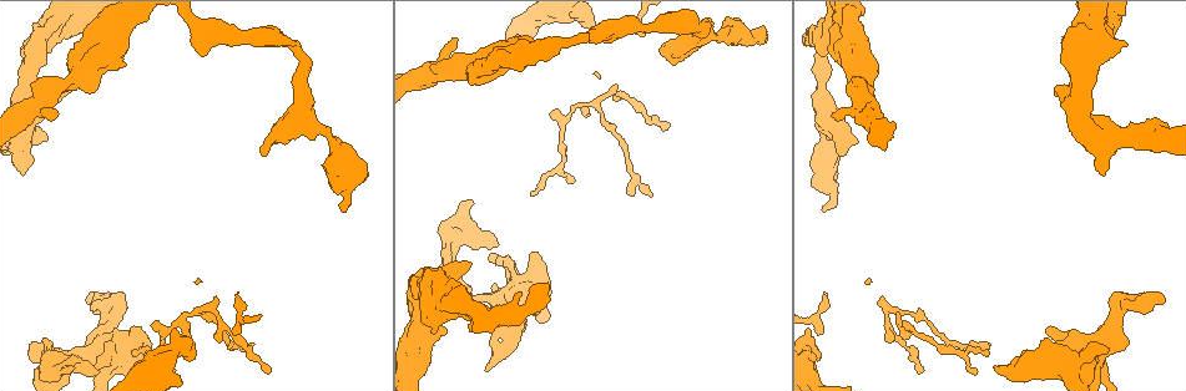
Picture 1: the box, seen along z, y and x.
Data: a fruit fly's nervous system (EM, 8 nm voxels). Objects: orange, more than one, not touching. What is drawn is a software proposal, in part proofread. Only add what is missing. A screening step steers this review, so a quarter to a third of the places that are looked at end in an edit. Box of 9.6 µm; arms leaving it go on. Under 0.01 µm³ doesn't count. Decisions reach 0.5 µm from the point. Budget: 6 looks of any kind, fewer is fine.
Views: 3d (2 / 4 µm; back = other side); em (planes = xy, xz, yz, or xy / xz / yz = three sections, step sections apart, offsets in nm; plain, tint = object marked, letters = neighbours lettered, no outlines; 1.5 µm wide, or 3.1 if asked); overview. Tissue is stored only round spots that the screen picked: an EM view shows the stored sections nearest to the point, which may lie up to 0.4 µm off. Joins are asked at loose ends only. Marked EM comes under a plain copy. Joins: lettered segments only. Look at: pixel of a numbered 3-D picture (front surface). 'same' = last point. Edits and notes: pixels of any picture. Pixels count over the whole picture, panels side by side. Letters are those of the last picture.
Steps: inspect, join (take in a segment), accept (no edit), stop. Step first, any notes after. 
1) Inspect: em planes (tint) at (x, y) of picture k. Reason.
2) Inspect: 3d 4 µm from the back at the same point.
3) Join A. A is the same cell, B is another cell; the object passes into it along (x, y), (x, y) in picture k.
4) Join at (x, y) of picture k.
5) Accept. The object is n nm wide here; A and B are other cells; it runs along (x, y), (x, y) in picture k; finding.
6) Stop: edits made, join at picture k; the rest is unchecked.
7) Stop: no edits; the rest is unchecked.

Inspect: 3d 2 µm at (262, 153) of picture 1. An open end.

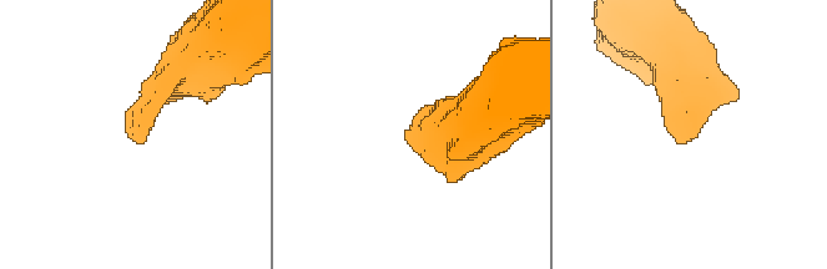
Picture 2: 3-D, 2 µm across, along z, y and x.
Inspect: em planes (letters) at (129, 135) of picture 2. Shape alone is not enough.

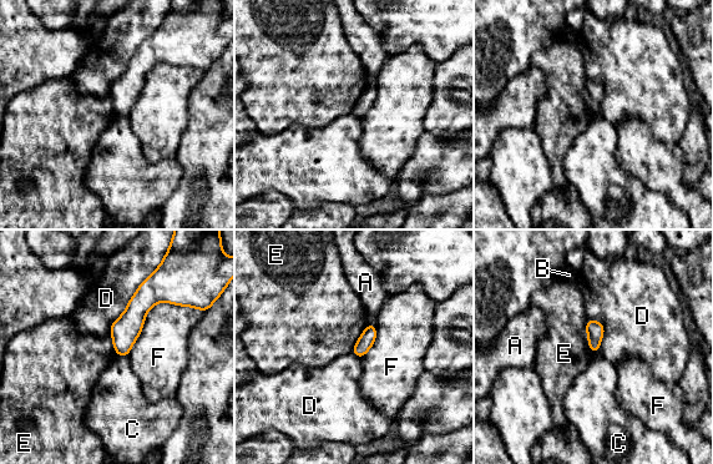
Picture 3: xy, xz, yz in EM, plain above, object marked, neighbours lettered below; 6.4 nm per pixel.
Accept. A, B, C, D, E and F are other cells; it runs along (153, 286), (126, 328), (120, 352) in picture 3; none of them fits.

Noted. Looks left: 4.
Inspect: 3d 2 µm at (591, 25) of picture 1. Free end.

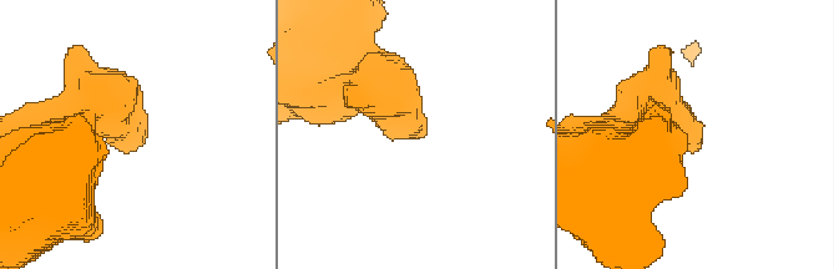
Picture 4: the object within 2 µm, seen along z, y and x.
Inspect: em yz step 8 (letters) at (410, 133) of picture 4.

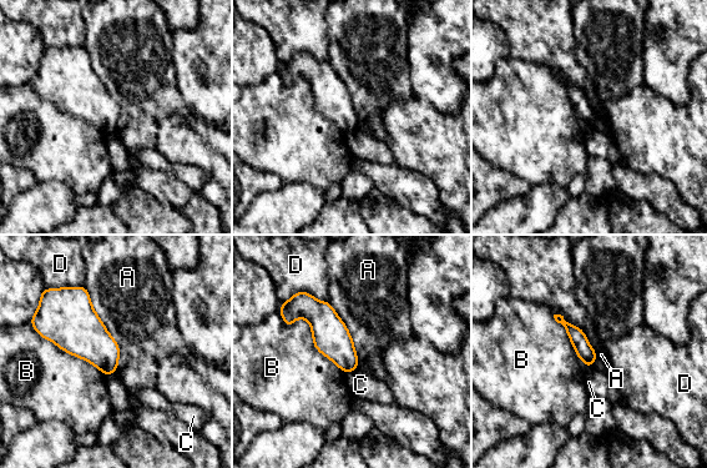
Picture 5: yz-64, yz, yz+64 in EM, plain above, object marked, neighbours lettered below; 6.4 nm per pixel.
Accept. A, B, C and D are other cells; it runs along (557, 317), (576, 335), (589, 363) in picture 5; none of them fits.

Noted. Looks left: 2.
Inspect: em planes (tint) at (989, 343) of picture 1. Long arm stops here.

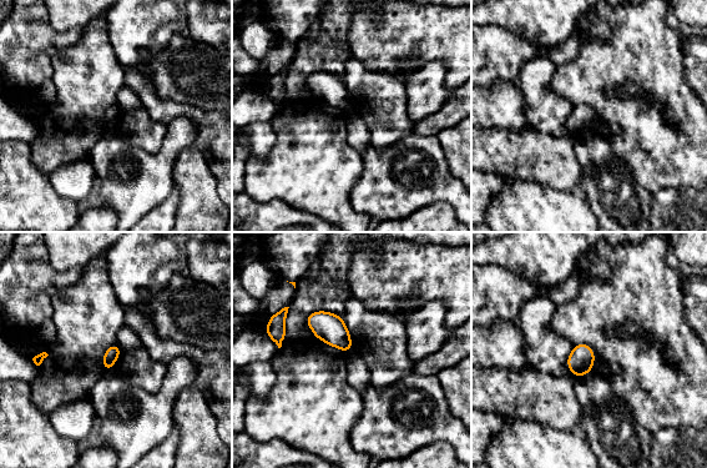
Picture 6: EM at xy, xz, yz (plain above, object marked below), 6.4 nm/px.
Inspect: em planes (letters) at the same point.

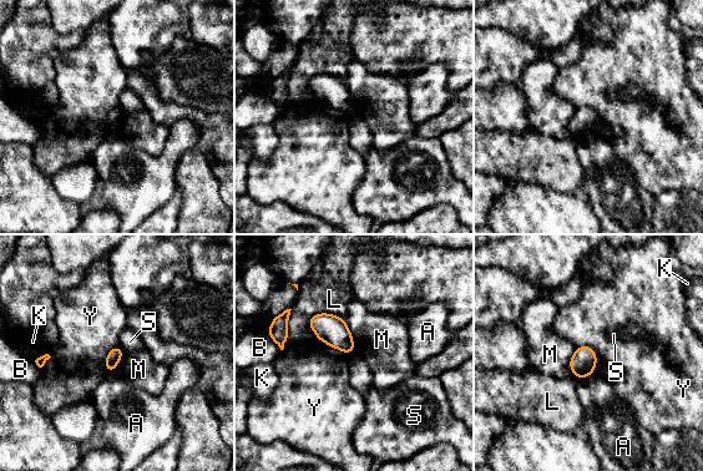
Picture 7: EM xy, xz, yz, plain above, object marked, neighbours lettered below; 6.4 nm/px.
Accept. A, B, K, L, M, S and Y are other cells; a border runs along (576, 347), (588, 345), (596, 365) in picture 7; no lettered segment goes on from it.

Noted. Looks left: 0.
Stop: no edits; the rest is unchecked.

